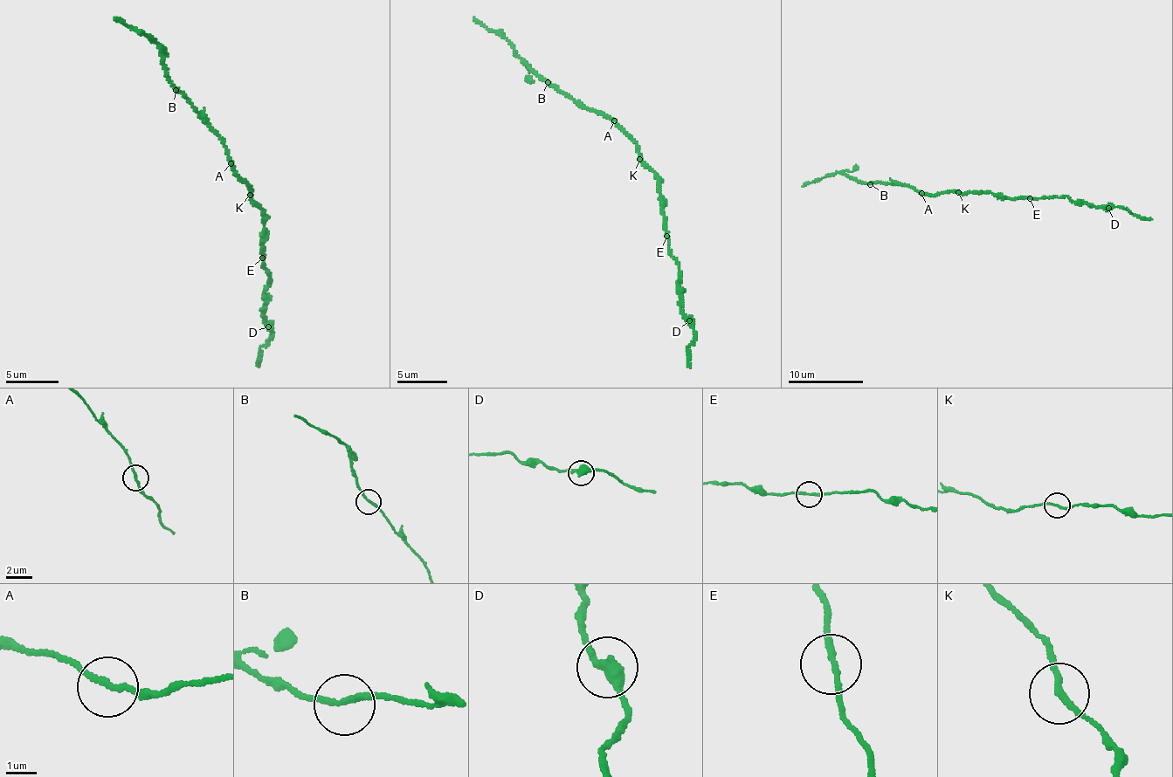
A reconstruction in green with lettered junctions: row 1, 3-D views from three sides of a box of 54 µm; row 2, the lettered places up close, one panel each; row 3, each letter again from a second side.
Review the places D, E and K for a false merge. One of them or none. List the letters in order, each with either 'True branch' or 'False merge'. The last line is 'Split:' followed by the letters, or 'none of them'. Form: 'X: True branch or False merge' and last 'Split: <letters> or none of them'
D: True branch
E: True branch
K: True branch
Split: none of them

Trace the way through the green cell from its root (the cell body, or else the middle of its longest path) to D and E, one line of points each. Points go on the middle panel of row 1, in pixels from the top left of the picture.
D: (645, 165), (658, 179), (669, 254), (679, 264), (677, 292), (682, 297), (680, 313), (688, 320)
E: (645, 165), (658, 179), (666, 236)

